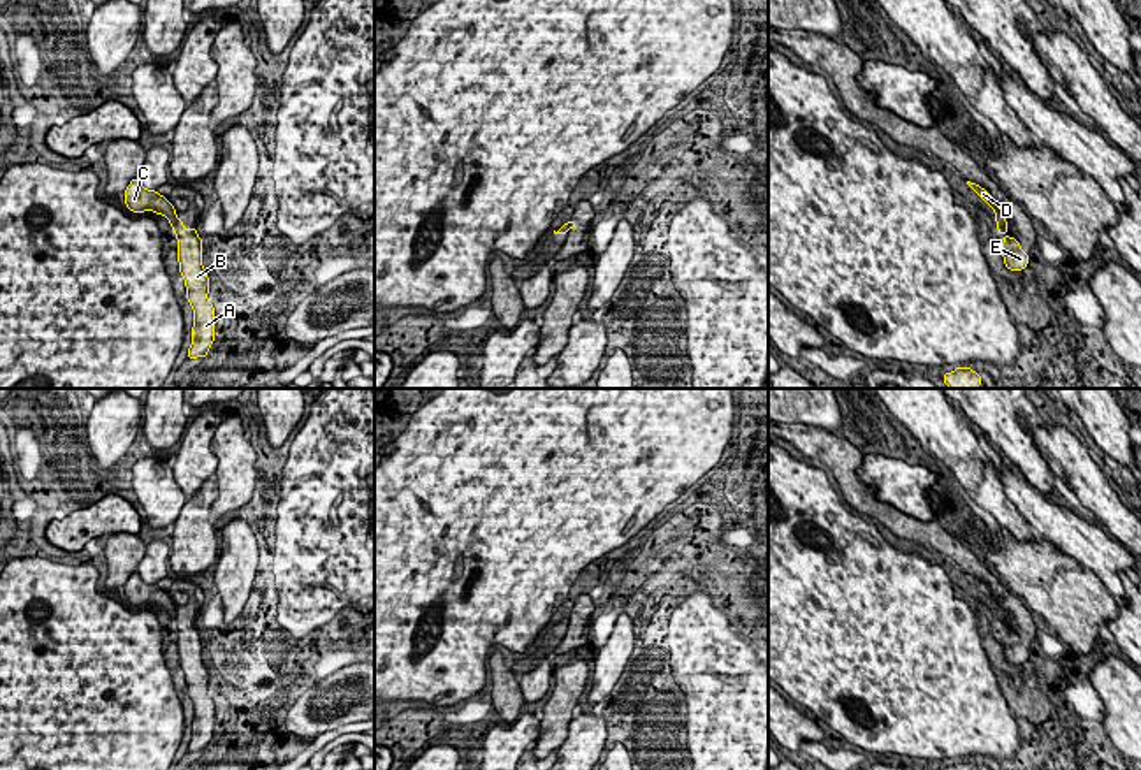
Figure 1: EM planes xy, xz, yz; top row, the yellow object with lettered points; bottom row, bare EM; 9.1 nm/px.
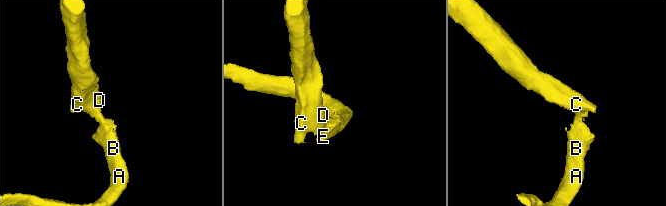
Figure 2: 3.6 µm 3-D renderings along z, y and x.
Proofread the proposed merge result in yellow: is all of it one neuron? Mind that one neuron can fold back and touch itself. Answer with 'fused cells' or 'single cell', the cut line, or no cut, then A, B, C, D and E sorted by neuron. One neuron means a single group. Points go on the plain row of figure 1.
fused cells; cut xy (176, 612), (173, 621); groups A B E / C D

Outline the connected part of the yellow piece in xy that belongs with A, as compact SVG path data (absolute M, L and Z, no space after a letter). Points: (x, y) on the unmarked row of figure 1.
M181 614L174 615L172 624L178 631L179 666L185 672L186 693L193 701L192 738L186 752L207 751L207 744L214 735L214 701L207 694L209 672L202 661L202 631L195 621L190 624Z

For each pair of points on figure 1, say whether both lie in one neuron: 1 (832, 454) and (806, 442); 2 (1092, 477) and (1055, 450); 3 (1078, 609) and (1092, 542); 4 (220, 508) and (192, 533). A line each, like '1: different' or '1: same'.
1: same
2: same
3: different
4: different

